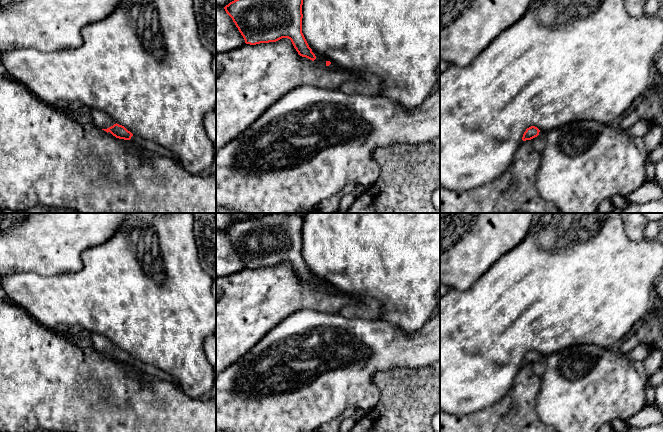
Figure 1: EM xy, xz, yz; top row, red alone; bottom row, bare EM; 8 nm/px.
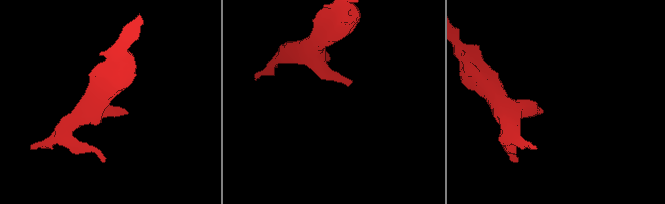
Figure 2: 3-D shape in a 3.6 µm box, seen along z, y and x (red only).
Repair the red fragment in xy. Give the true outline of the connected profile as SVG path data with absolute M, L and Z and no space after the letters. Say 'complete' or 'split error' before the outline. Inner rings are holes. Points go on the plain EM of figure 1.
split error | M98 333L87 336L87 342L98 352L106 355L110 360L123 365L127 372L136 374L146 385L151 386L155 380L167 381L178 386L177 380L166 372L136 359L124 350L117 348L110 340Z

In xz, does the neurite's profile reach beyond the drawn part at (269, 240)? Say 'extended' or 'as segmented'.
as segmented

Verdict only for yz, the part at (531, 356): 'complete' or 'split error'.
split error

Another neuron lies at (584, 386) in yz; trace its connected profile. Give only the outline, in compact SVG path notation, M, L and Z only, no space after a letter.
M579 344L545 356L545 370L535 405L539 419L557 432L599 432L600 427L613 420L626 421L646 405L645 377L627 357L595 344Z

